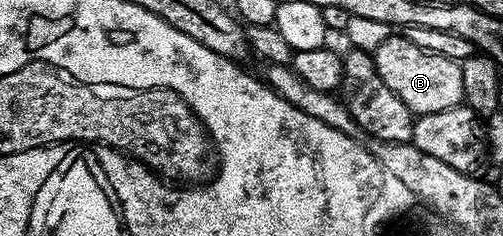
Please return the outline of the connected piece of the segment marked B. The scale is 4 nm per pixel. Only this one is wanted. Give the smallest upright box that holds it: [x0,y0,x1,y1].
[372,33,464,116]

